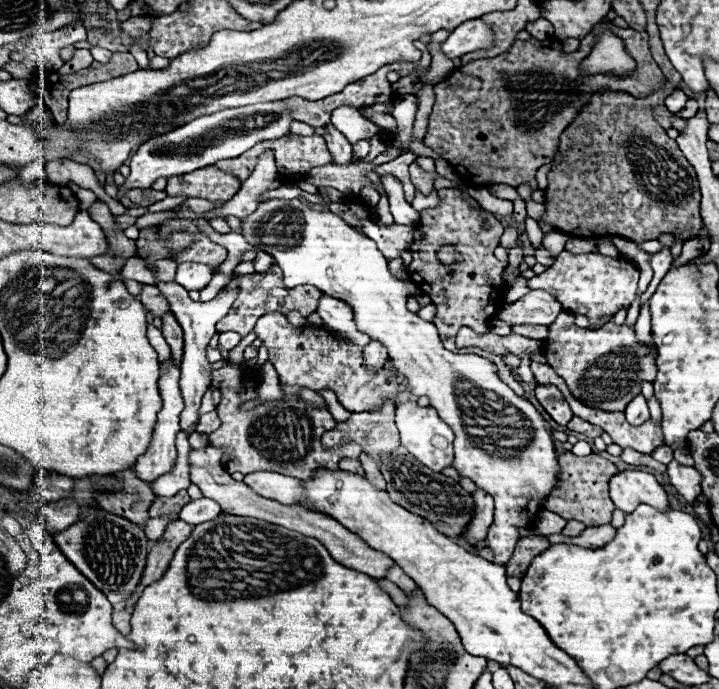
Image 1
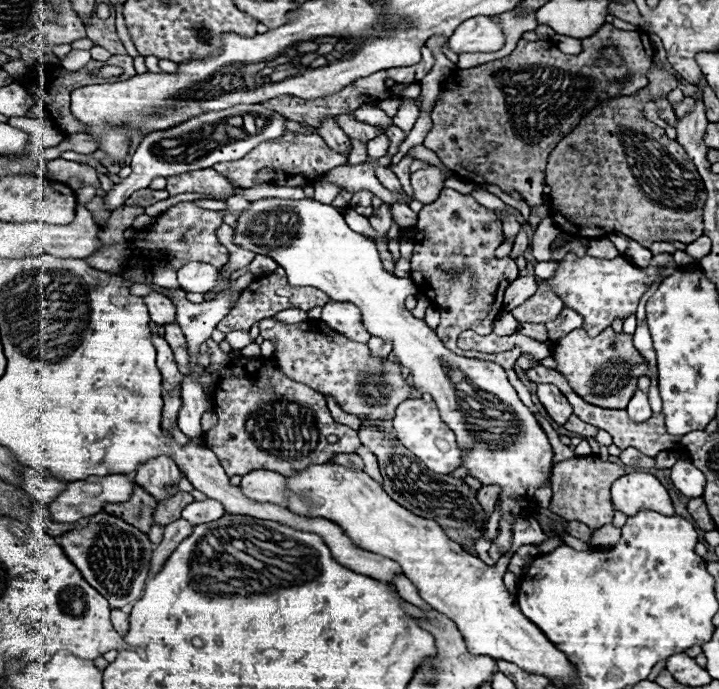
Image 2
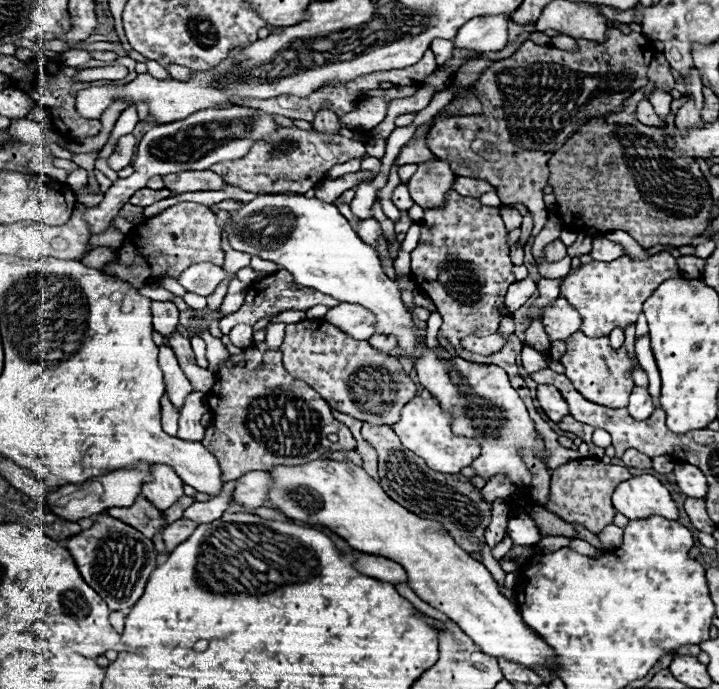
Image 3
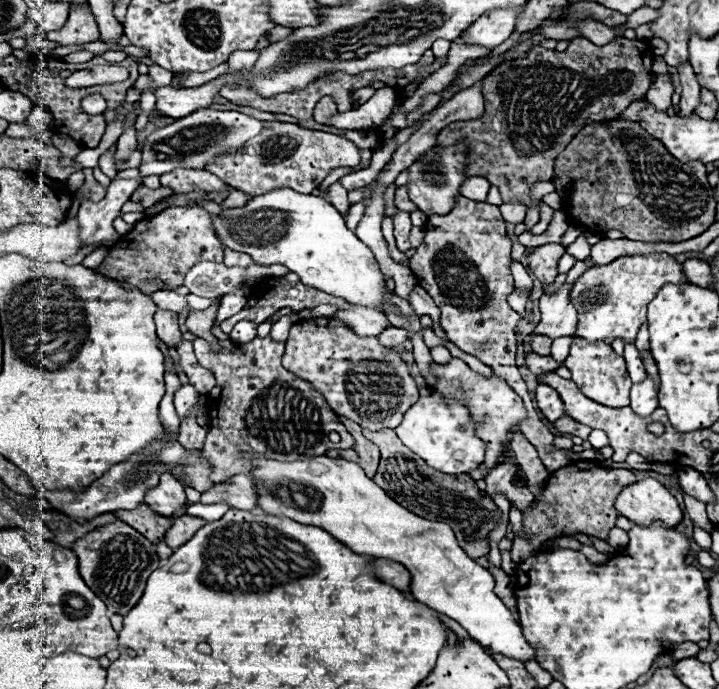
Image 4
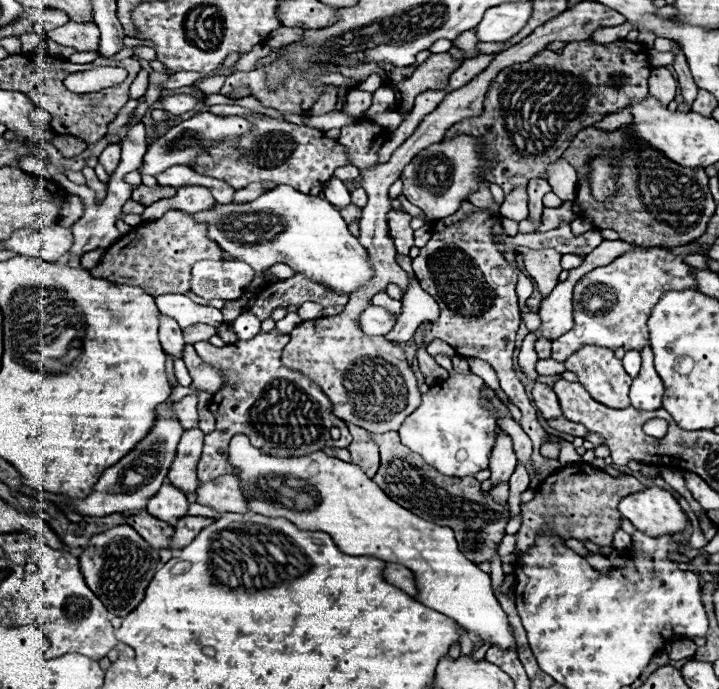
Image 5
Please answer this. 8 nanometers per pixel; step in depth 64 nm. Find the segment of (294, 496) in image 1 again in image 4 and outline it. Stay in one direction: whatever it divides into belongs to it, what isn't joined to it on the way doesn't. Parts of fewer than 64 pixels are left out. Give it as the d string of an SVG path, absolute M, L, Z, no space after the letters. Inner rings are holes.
M238 474L230 478L228 482L216 484L208 492L202 492L200 502L202 504L214 504L226 500L232 508L238 510L256 510L258 508L258 490L256 490L256 480L250 474Z

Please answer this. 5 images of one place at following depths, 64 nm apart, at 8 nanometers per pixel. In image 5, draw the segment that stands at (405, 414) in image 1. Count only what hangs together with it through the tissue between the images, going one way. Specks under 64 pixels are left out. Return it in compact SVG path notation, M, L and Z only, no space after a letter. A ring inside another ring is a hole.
M454 374L450 380L432 386L426 394L422 394L420 406L404 420L402 428L398 430L402 444L420 454L426 464L434 466L446 476L462 478L486 470L490 450L494 446L496 422L490 412L478 404L478 388L482 384L482 378L474 374Z

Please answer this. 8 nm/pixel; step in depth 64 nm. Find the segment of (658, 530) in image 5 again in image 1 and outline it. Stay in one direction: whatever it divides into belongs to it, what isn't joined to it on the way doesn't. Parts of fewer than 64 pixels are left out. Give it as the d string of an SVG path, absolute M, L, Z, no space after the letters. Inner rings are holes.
M624 470L610 478L610 498L616 508L630 514L638 504L650 504L658 510L668 510L664 488L648 472Z

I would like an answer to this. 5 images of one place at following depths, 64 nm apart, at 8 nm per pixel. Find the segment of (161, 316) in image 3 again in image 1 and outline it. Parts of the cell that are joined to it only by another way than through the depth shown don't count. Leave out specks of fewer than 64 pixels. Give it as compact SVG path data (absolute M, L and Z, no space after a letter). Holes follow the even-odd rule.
M142 284L142 292L140 292L140 302L152 312L152 316L164 316L166 312L170 312L168 300L160 294L160 290L152 284Z

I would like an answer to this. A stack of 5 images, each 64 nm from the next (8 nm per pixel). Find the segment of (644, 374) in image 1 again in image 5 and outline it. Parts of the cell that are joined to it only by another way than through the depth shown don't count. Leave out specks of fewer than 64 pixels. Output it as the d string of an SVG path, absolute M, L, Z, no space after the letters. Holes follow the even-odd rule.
M582 346L578 352L574 352L564 366L574 372L578 376L578 382L586 388L586 392L598 400L600 404L606 404L610 408L626 408L630 406L630 398L628 398L628 390L632 384L632 378L626 374L626 370L622 368L622 360L614 356L614 352L610 348L602 348L602 346Z

